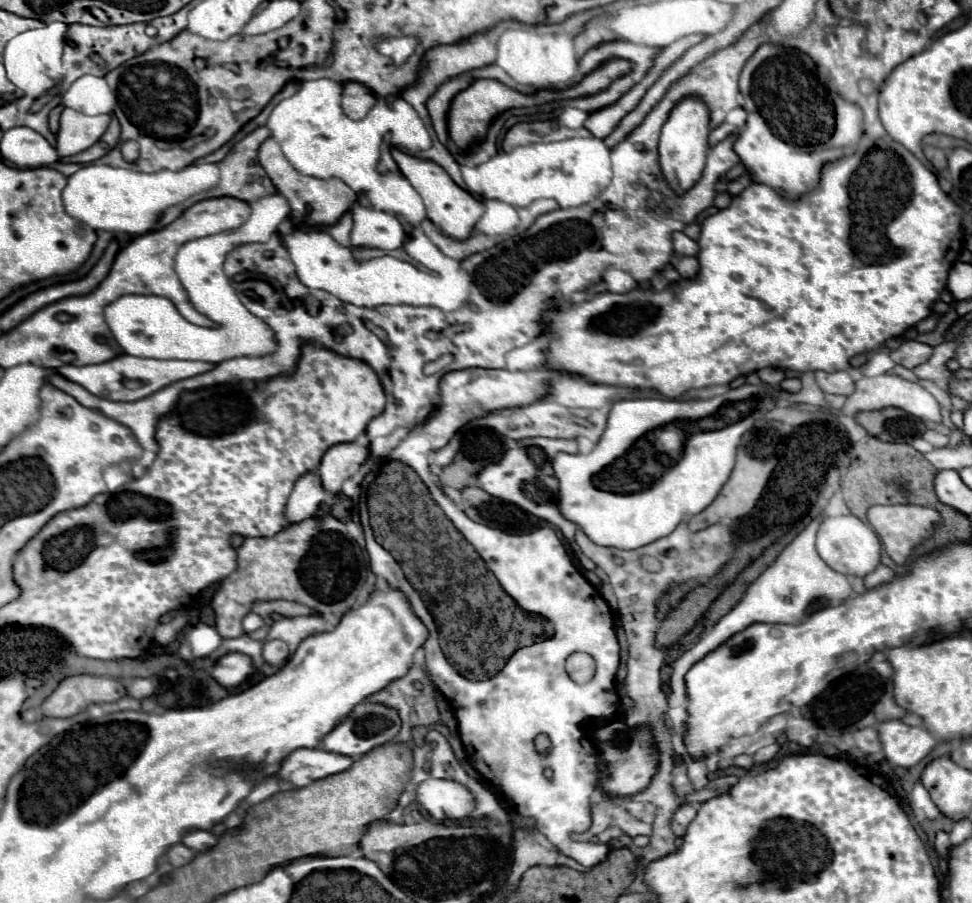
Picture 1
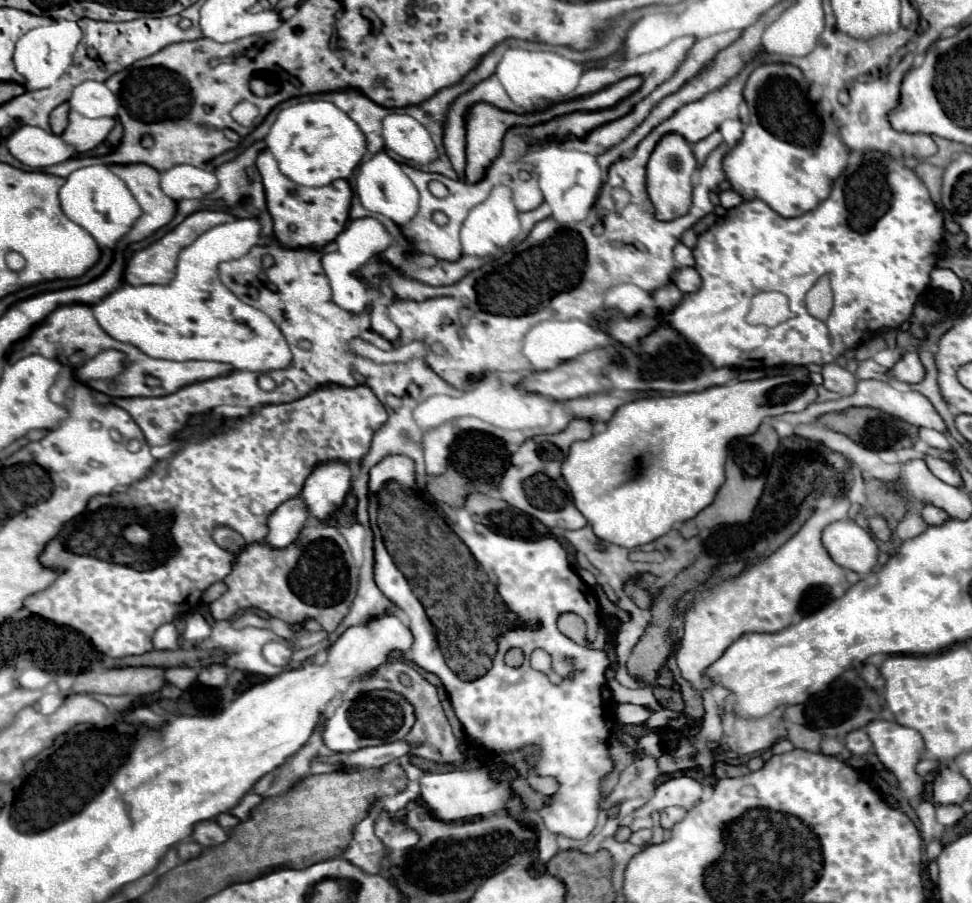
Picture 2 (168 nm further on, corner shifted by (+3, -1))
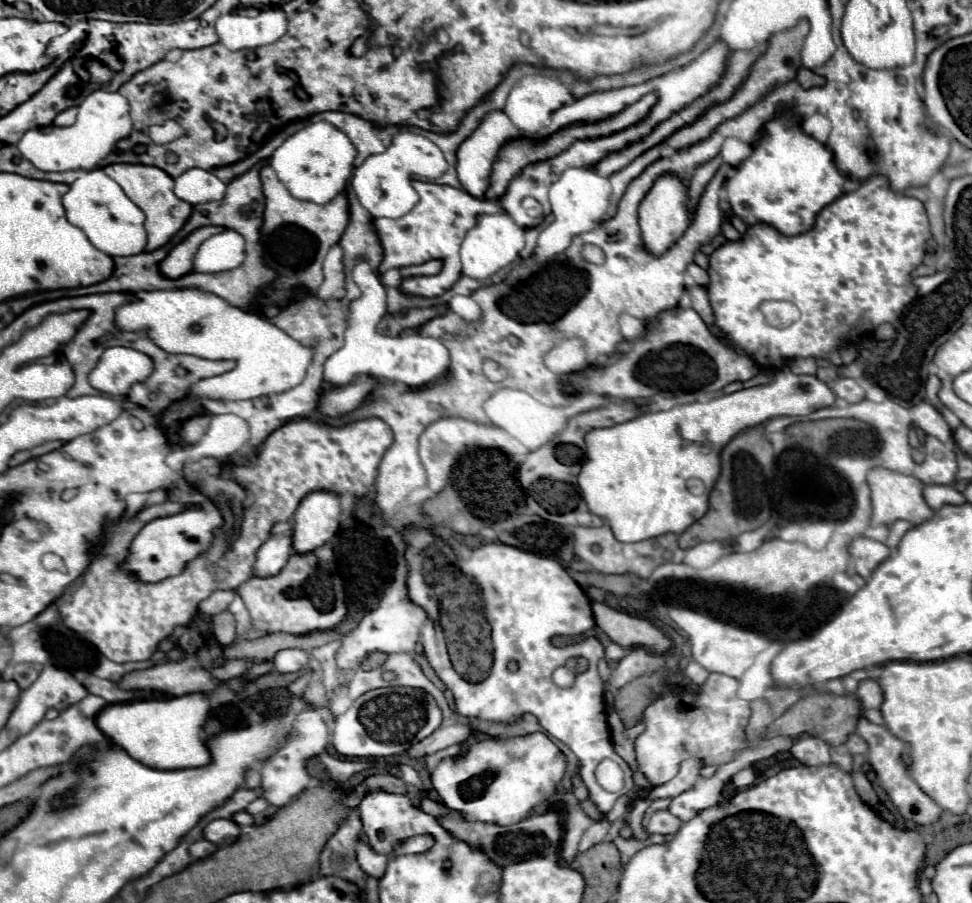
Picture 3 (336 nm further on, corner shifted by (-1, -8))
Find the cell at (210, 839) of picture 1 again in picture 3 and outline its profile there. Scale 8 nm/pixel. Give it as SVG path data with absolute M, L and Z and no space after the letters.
M218 818L212 820L206 828L204 828L204 838L218 844L218 846L226 846L232 844L236 838L240 836L240 826L230 820L230 818Z

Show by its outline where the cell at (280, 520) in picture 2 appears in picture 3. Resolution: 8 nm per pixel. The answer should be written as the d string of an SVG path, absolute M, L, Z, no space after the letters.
M288 530L282 536L270 536L256 554L252 576L260 578L276 576L280 568L284 568L284 564L288 562L290 554L292 554L292 530Z

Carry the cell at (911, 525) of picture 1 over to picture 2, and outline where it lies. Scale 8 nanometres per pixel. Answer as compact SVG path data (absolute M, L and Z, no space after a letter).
M874 515L874 517L868 519L868 525L870 525L870 531L872 531L872 535L874 535L876 539L880 539L880 541L884 541L884 543L892 541L892 531L890 531L888 523L884 521L884 517Z

